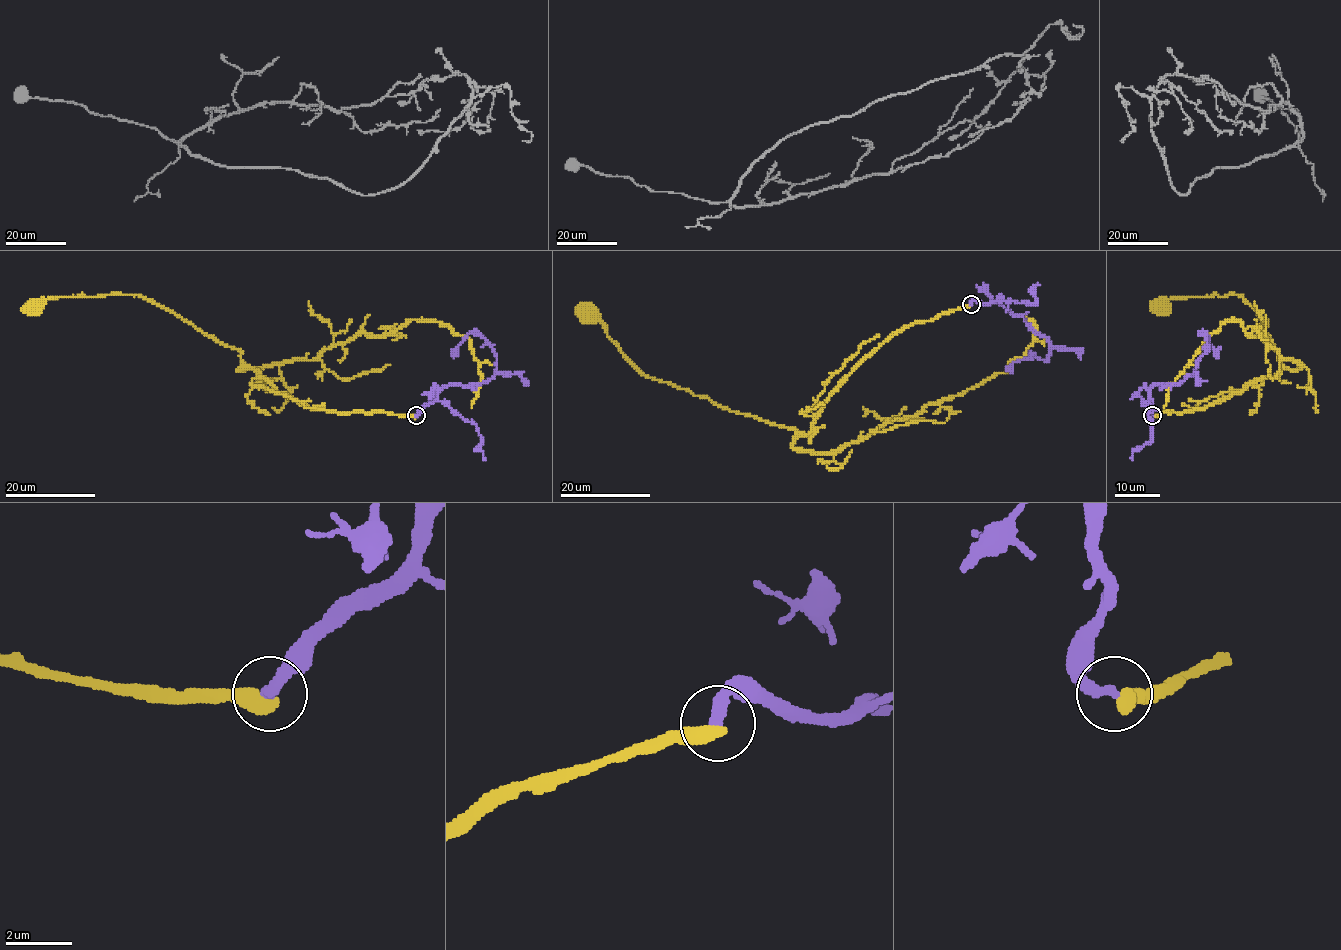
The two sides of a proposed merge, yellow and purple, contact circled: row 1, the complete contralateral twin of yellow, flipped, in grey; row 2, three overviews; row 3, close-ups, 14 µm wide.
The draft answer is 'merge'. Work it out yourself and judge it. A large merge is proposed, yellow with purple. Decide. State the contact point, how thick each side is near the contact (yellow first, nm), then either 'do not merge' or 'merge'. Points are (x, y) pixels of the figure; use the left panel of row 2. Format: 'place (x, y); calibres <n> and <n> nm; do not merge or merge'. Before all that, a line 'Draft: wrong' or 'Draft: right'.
Draft: wrong
place (416, 415); calibres 550 and 360 nm; do not merge

